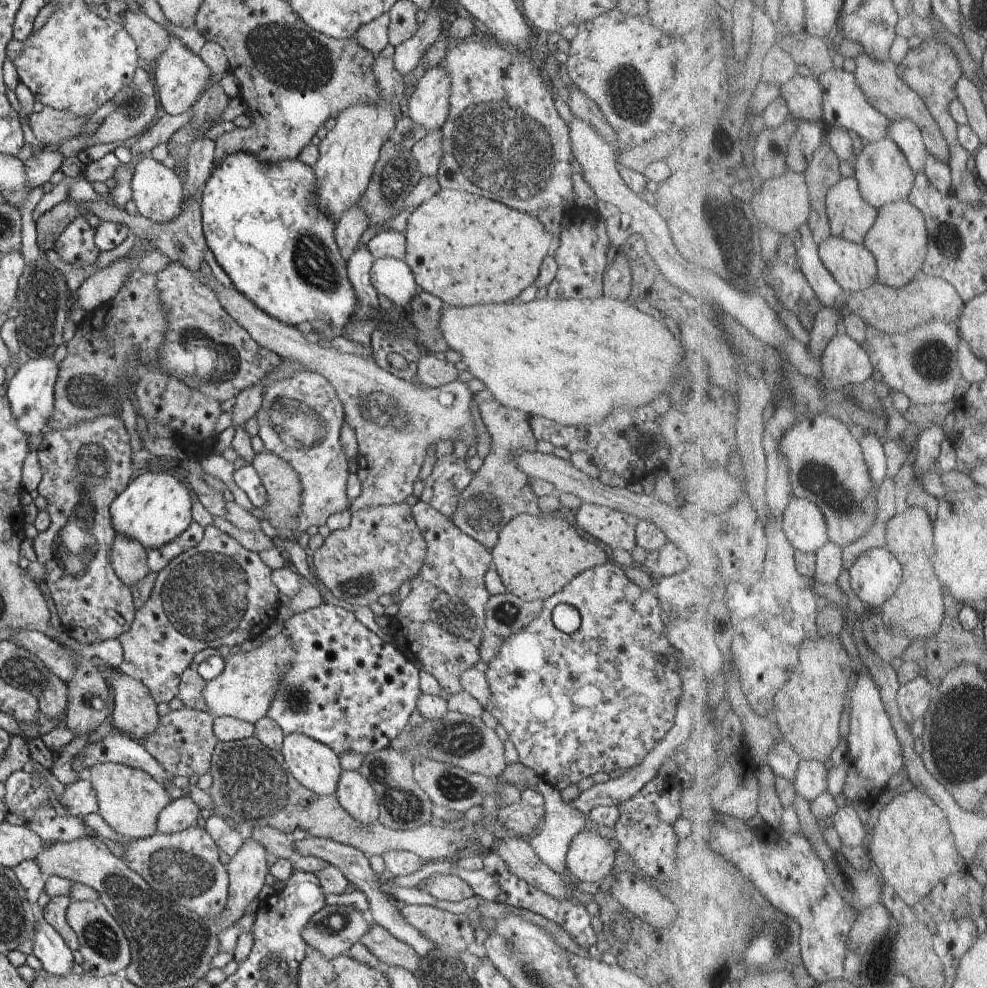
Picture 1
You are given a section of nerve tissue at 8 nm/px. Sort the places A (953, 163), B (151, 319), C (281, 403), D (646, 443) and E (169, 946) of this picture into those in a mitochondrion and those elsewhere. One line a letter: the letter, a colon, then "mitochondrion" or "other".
A: other
B: mitochondrion
C: mitochondrion
D: mitochondrion
E: mitochondrion

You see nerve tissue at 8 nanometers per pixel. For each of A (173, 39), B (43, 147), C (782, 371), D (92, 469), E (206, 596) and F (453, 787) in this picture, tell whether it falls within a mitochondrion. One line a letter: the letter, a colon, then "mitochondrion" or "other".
A: other
B: other
C: other
D: mitochondrion
E: mitochondrion
F: mitochondrion

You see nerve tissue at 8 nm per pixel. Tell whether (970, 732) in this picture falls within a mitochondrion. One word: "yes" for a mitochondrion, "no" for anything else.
yes

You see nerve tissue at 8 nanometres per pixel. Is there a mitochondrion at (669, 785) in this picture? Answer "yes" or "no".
no

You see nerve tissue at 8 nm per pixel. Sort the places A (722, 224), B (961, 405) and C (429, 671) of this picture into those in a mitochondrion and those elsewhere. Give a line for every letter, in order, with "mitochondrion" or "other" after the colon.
A: mitochondrion
B: other
C: other

